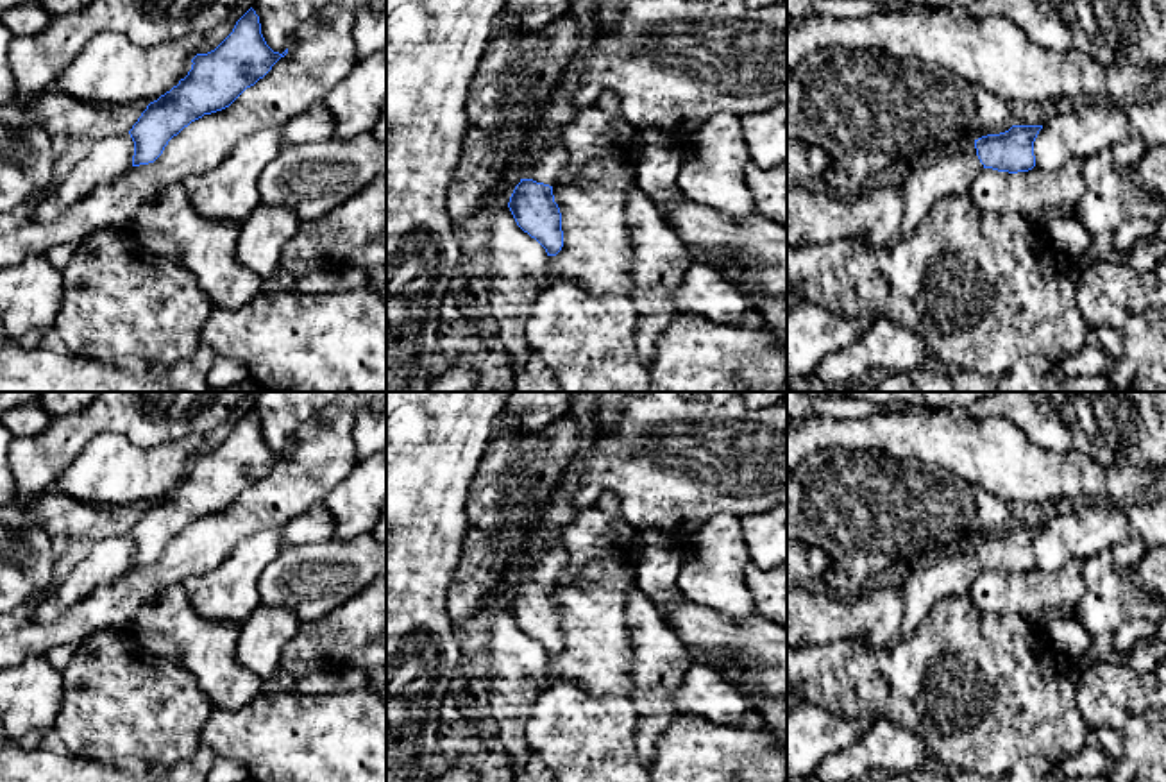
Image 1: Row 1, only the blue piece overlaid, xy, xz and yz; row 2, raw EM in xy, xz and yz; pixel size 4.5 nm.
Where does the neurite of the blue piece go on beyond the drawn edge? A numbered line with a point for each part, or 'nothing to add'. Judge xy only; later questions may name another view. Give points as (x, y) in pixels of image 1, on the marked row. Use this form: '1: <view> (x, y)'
nothing to add

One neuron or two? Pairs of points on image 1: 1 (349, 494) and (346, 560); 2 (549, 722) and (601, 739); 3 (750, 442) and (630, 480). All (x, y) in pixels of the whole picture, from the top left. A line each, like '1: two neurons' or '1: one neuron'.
1: two neurons
2: one neuron
3: one neuron

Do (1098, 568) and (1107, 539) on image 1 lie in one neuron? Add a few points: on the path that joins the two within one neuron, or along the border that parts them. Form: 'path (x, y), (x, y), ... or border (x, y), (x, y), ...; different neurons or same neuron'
border (1147, 550), (1140, 539), (1125, 539), (1091, 555); different neurons

